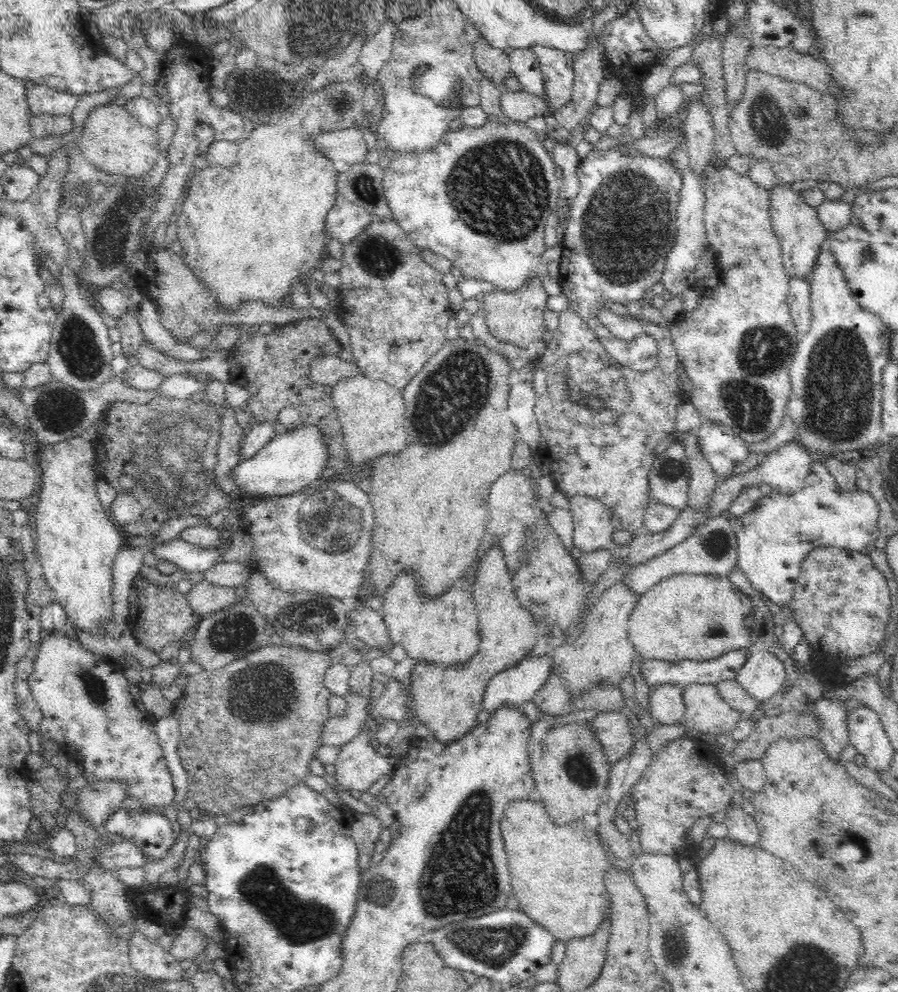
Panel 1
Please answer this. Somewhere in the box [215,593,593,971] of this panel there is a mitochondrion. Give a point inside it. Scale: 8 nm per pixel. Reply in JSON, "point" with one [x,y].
{"point":[461,879]}

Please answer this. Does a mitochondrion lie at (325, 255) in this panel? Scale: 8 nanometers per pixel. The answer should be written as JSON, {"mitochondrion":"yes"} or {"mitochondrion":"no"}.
{"mitochondrion":"no"}

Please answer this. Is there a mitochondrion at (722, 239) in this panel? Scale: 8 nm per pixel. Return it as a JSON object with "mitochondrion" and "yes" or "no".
{"mitochondrion":"no"}

